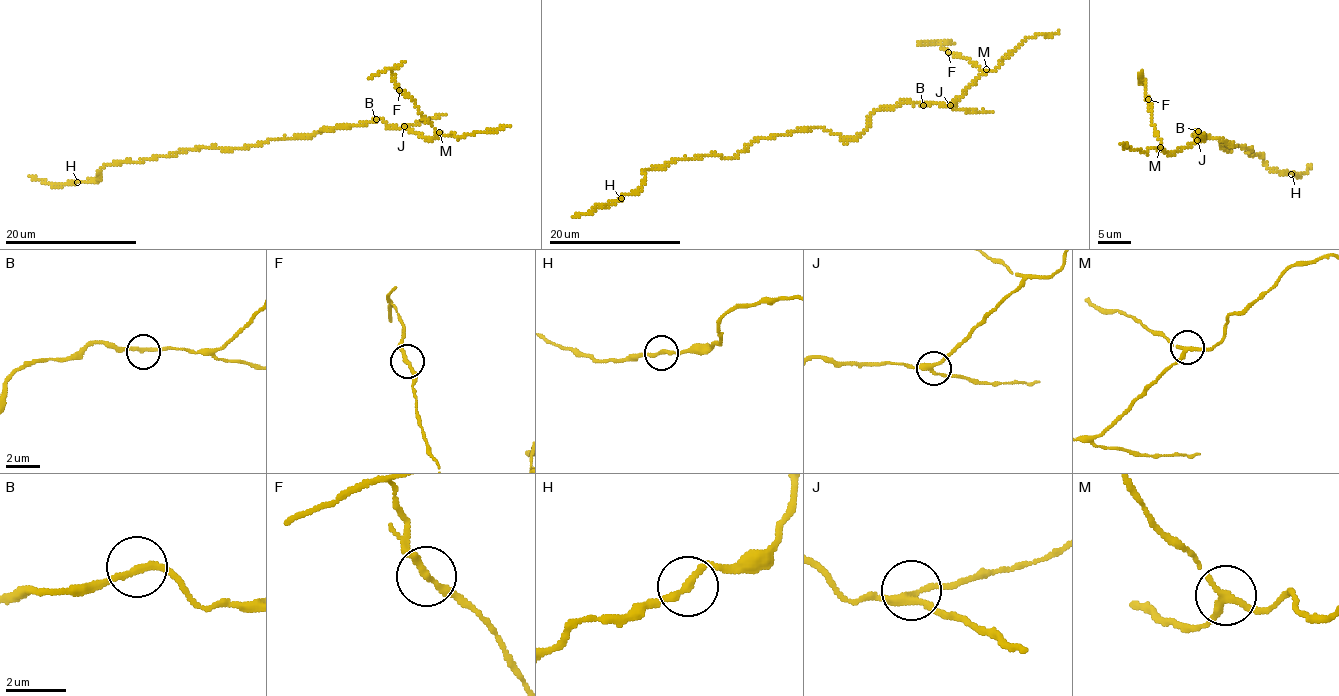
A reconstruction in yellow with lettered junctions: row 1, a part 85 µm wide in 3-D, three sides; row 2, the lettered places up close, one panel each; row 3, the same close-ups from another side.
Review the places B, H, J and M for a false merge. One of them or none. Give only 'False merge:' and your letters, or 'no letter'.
False merge: M

